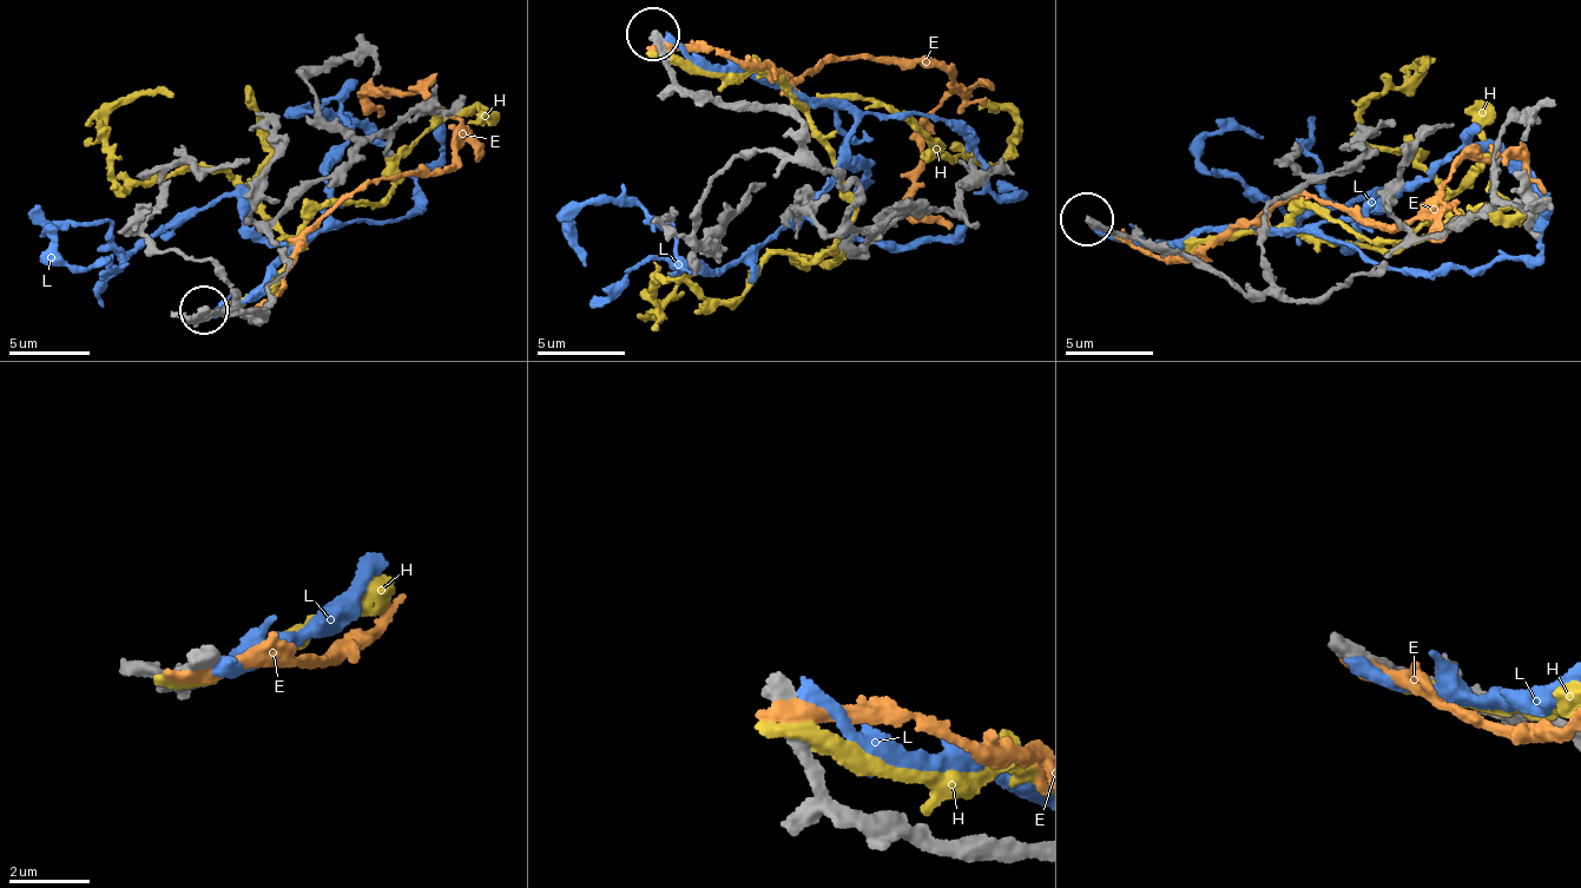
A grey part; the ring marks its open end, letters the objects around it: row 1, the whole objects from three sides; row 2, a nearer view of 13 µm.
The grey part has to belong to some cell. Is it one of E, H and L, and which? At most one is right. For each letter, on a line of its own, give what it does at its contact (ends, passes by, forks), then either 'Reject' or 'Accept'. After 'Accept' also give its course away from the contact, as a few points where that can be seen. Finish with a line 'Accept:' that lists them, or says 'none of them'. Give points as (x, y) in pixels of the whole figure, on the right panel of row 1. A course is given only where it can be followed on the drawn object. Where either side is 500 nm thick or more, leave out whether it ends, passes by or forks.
E: Reject
H: It ends there. Reject
L: Reject
Accept: none of them

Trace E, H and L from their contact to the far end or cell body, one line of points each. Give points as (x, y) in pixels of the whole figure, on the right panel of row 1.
E: (1100, 229), (1178, 263), (1291, 196), (1404, 222), (1444, 195), (1464, 157), (1519, 158), (1546, 195)
H: (1107, 231), (1192, 249), (1290, 229), (1412, 242), (1434, 182), (1364, 133), (1369, 102), (1420, 71)
L: (1098, 225), (1174, 250), (1244, 227), (1350, 248), (1383, 190), (1296, 216), (1199, 162), (1206, 139), (1264, 137)

